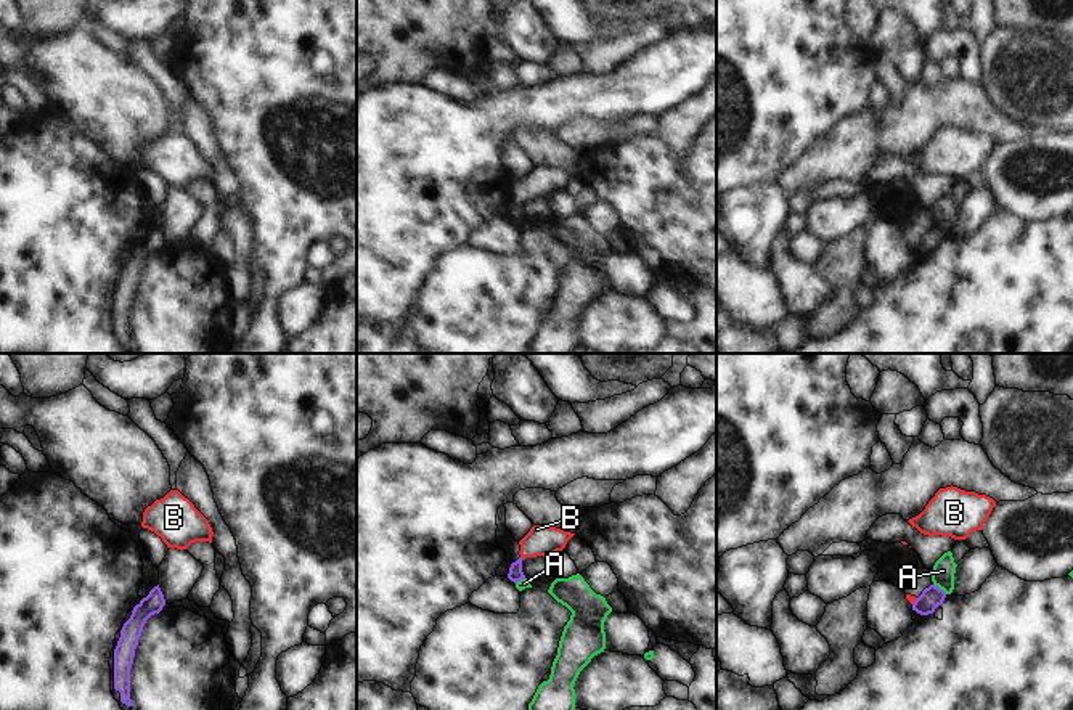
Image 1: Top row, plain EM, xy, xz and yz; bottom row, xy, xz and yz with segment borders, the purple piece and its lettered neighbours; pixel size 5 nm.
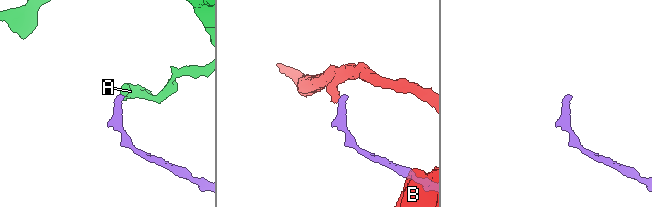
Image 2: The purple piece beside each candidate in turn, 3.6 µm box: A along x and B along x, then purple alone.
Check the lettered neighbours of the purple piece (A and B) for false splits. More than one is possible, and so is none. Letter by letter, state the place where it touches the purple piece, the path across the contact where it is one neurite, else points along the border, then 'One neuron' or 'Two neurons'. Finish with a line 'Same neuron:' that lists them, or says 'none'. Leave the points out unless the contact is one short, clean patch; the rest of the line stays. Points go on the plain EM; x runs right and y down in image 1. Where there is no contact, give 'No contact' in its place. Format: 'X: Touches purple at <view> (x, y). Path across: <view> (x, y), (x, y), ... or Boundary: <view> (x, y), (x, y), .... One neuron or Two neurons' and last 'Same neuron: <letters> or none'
A: Touches purple at yz (938, 228). Boundary: yz (934, 224), (946, 233). Two neurons
B: Touches purple at yz (914, 241). Boundary: yz (917, 238), (913, 244). Two neurons
Same neuron: none

